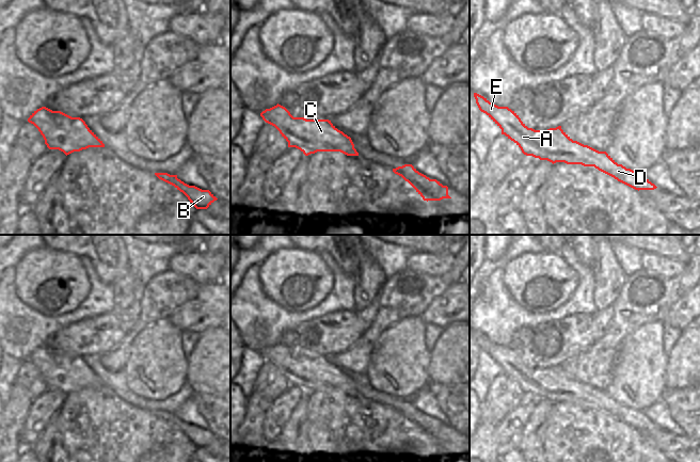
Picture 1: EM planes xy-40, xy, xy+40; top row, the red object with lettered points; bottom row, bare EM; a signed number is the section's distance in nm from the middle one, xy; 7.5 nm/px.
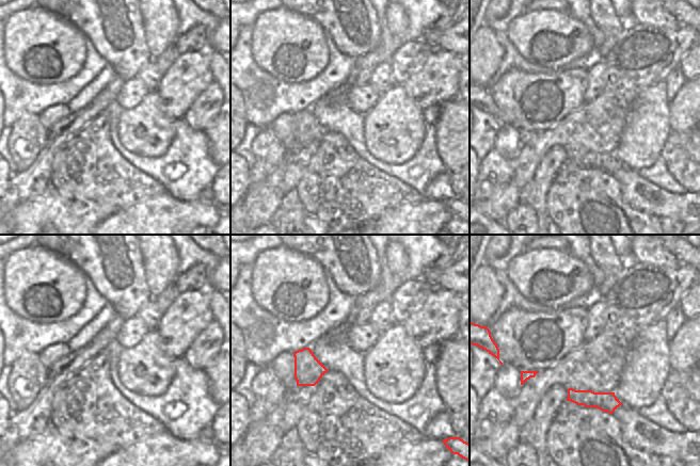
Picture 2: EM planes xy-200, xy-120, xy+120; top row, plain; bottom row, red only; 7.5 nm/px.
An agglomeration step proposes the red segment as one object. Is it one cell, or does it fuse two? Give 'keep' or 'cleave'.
keep

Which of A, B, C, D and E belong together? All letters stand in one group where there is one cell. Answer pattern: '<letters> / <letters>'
A B C D E

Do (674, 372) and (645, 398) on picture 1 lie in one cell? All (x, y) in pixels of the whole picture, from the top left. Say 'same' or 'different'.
different

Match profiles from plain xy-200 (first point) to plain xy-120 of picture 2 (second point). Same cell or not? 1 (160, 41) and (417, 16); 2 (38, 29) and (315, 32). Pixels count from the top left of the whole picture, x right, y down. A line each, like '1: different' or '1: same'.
1: different
2: same

